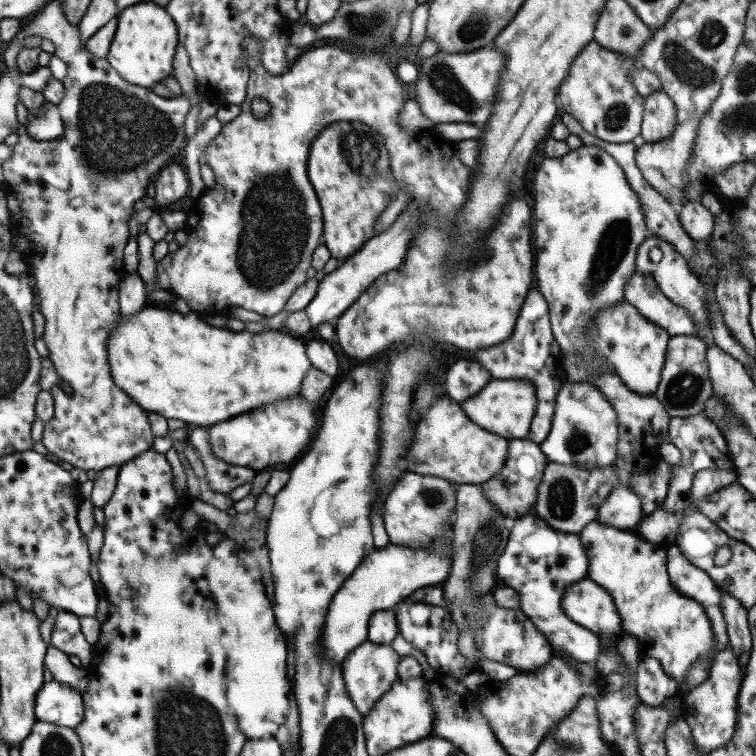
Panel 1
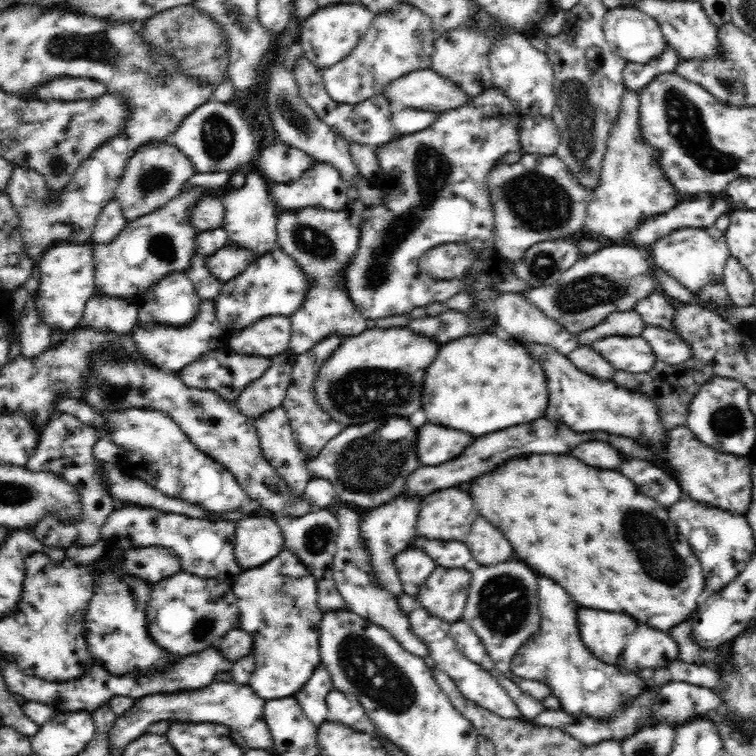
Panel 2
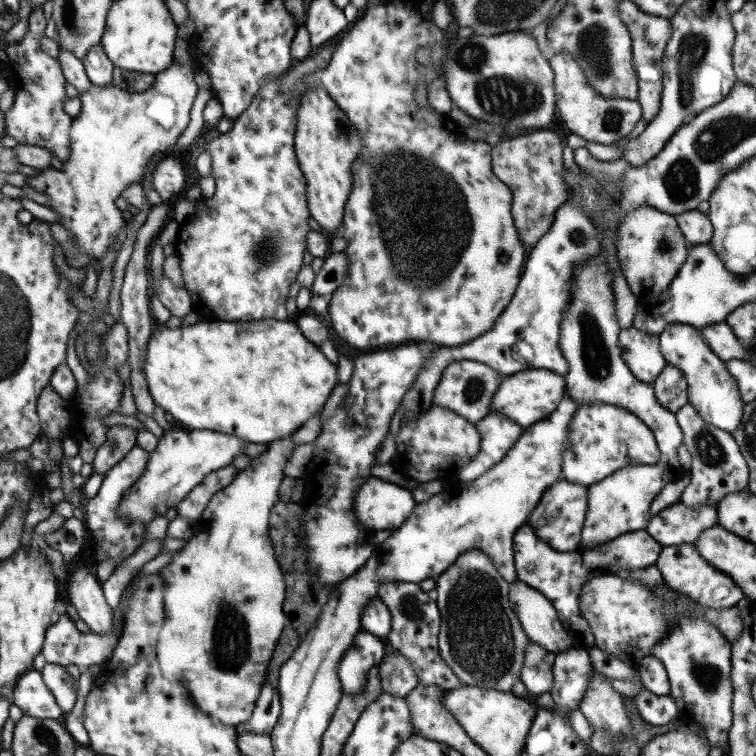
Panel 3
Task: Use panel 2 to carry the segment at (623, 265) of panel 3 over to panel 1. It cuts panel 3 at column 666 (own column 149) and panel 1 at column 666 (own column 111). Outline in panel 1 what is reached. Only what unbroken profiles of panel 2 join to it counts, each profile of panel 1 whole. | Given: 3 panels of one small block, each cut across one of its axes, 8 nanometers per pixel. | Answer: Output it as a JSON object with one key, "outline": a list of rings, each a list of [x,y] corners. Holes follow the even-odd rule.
{"outline":[[[647,236],[643,243],[636,251],[636,258],[634,261],[634,272],[639,275],[651,275],[654,282],[657,284],[658,290],[671,302],[675,303],[681,308],[685,308],[685,312],[689,312],[693,318],[693,324],[699,332],[699,337],[704,338],[709,335],[709,309],[707,309],[708,294],[706,294],[706,287],[700,282],[699,278],[695,276],[686,266],[686,260],[678,254],[673,246],[669,243],[660,240],[658,237]],[[657,248],[661,252],[661,258],[657,262],[649,260],[649,250]]]}

